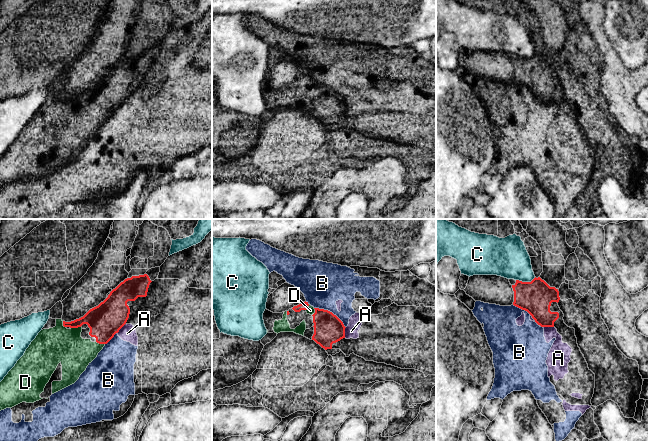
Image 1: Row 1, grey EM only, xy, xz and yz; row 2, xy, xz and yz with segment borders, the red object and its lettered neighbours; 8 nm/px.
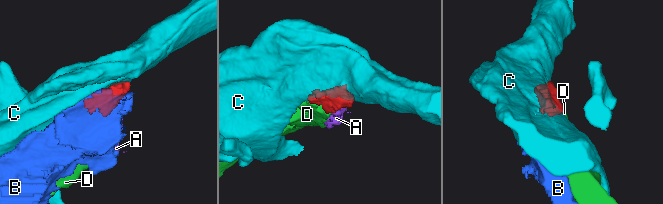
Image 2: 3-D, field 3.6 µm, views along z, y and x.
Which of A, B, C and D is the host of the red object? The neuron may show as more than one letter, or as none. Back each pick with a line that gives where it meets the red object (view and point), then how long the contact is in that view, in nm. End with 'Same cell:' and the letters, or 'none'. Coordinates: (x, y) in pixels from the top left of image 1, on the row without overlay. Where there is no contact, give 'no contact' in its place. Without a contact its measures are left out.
D: meets red in xy at (75, 103); contact 80 nm long
Same cell: D

